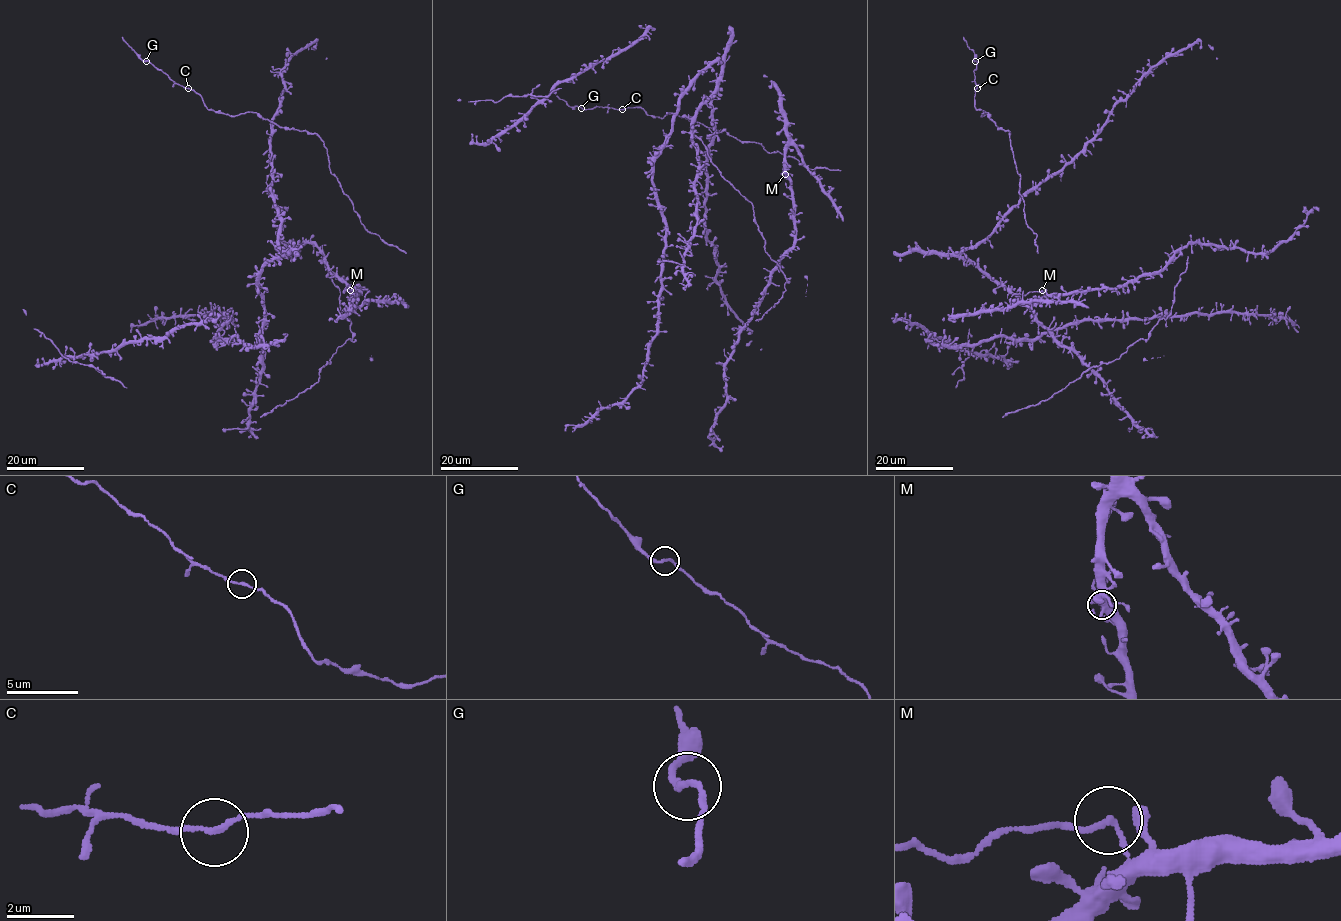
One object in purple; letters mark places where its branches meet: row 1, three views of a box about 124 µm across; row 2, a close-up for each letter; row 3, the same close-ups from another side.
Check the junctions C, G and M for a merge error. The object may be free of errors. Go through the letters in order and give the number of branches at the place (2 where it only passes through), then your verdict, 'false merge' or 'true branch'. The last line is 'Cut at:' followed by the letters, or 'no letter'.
C: 2 branches meet; true branch
G: 2 branches meet; true branch
M: 2 branches meet; false merge
Cut at: M

